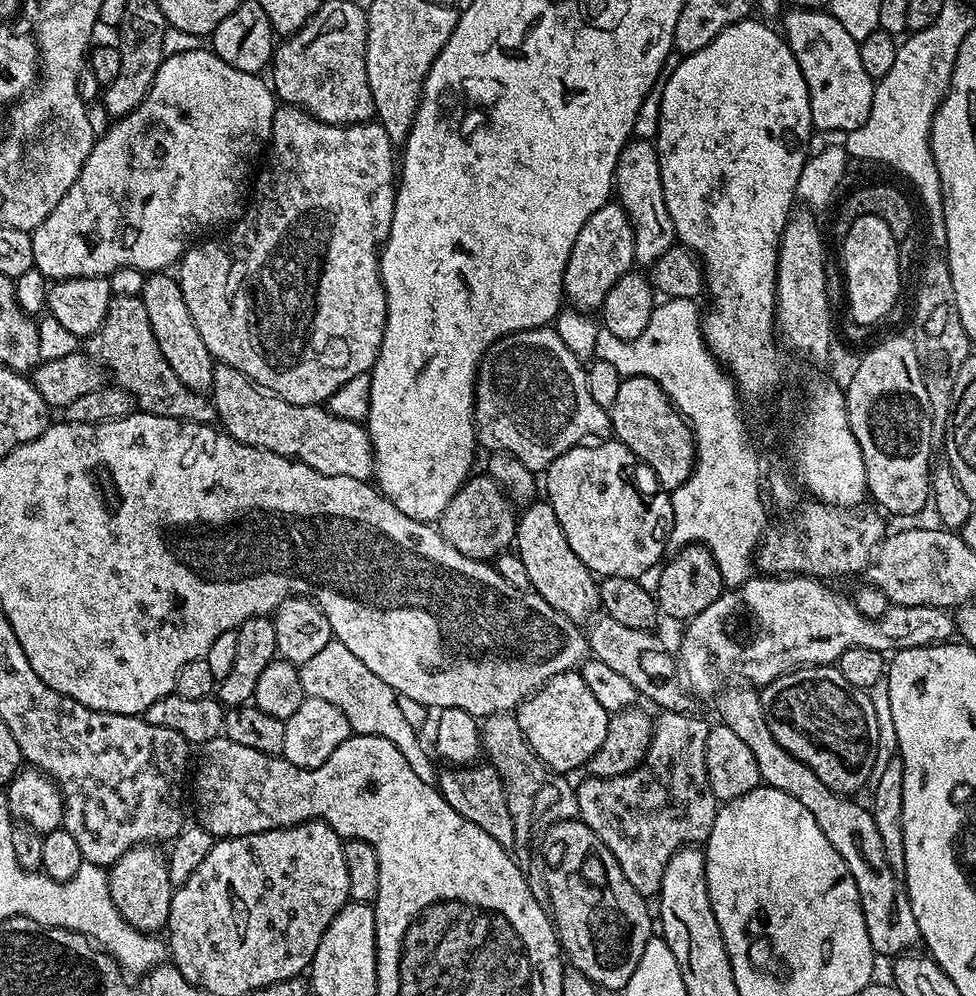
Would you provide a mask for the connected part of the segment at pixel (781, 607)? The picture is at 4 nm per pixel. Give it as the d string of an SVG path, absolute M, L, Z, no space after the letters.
M756 574L737 584L721 595L702 614L687 621L684 637L680 640L678 668L684 674L687 687L697 697L712 696L725 687L731 676L741 676L741 681L752 686L763 686L774 682L779 676L793 672L796 668L832 666L846 650L854 646L866 646L866 650L878 650L885 654L901 652L907 648L921 648L931 644L951 641L954 636L954 616L947 608L934 606L890 606L879 620L866 618L852 605L847 595L827 588L825 581L811 576L770 576Z

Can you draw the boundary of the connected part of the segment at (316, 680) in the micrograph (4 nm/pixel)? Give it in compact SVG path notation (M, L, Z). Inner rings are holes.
M333 638L328 645L322 647L314 658L299 665L302 690L307 698L322 698L322 702L330 702L342 710L348 719L348 727L357 736L377 736L386 738L398 746L402 758L410 762L410 770L422 778L422 782L435 785L438 780L438 768L432 765L426 749L420 745L418 730L406 722L402 709L398 707L398 694L374 670L366 670L350 650L340 640Z

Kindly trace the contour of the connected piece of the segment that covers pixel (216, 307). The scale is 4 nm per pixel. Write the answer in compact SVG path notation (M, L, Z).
M292 104L277 107L272 123L272 139L266 152L268 165L261 170L260 177L259 172L255 177L254 191L244 215L235 221L231 229L233 232L225 240L201 239L193 243L178 261L182 298L186 298L190 318L194 318L194 326L198 326L198 334L202 334L202 342L206 342L206 350L210 350L213 361L237 368L239 372L246 374L253 384L271 392L273 396L281 396L291 404L323 405L340 386L350 381L350 378L371 373L380 353L386 326L386 294L380 277L378 249L382 242L387 240L390 222L394 218L398 168L394 160L392 164L392 152L394 146L386 130L382 130L378 123L343 126L327 124Z

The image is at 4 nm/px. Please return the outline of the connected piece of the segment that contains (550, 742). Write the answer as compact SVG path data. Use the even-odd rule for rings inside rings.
M579 671L563 672L547 680L528 699L523 700L514 715L526 742L547 768L561 774L583 769L588 760L606 742L610 713L590 694L590 686Z

